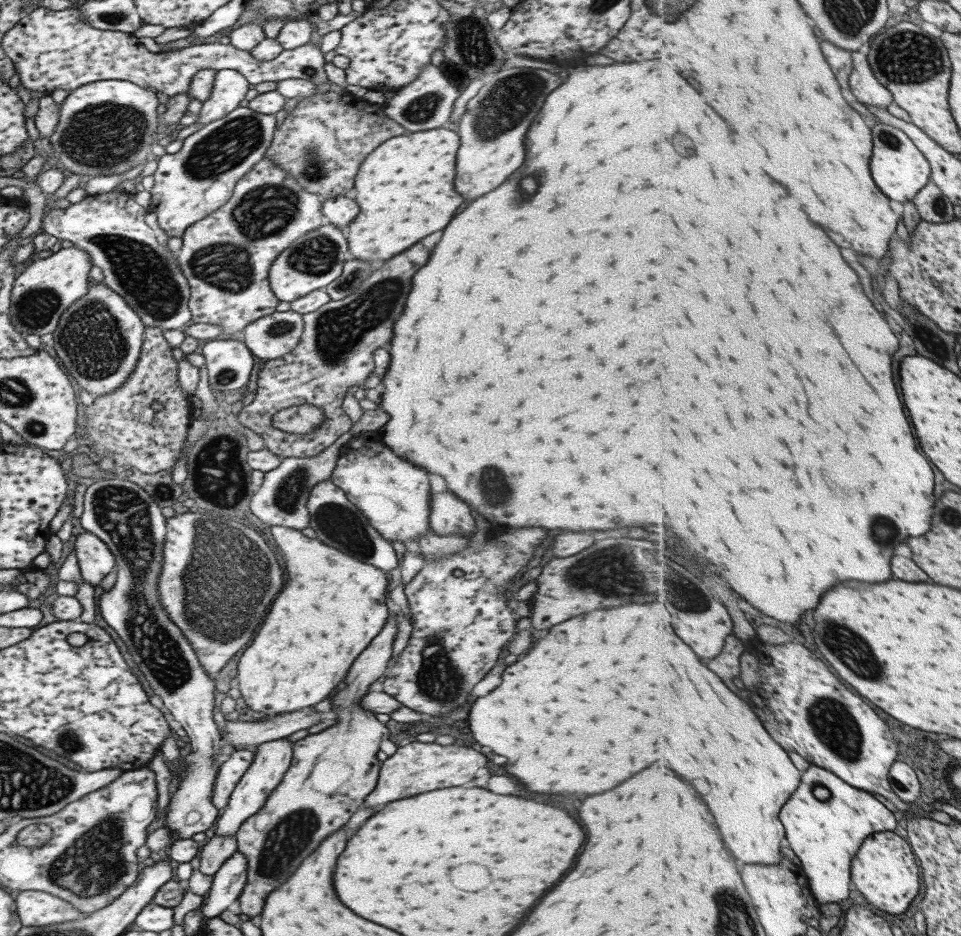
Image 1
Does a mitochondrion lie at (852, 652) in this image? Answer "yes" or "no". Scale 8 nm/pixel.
yes

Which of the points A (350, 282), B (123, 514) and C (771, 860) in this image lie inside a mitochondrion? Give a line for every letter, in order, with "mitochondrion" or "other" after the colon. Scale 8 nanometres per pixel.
A: mitochondrion
B: mitochondrion
C: other

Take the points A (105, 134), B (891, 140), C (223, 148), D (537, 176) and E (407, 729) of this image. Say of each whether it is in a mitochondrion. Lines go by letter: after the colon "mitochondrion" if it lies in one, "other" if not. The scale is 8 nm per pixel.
A: mitochondrion
B: mitochondrion
C: mitochondrion
D: mitochondrion
E: other

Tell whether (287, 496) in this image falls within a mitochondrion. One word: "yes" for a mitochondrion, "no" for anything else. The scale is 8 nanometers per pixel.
yes

